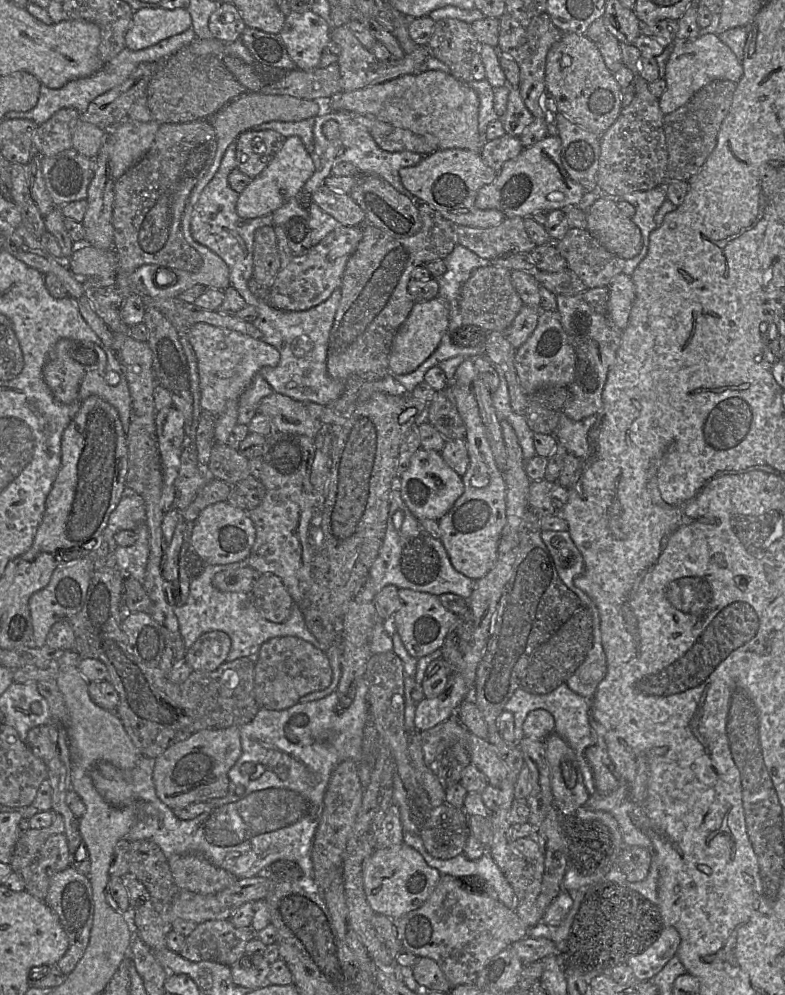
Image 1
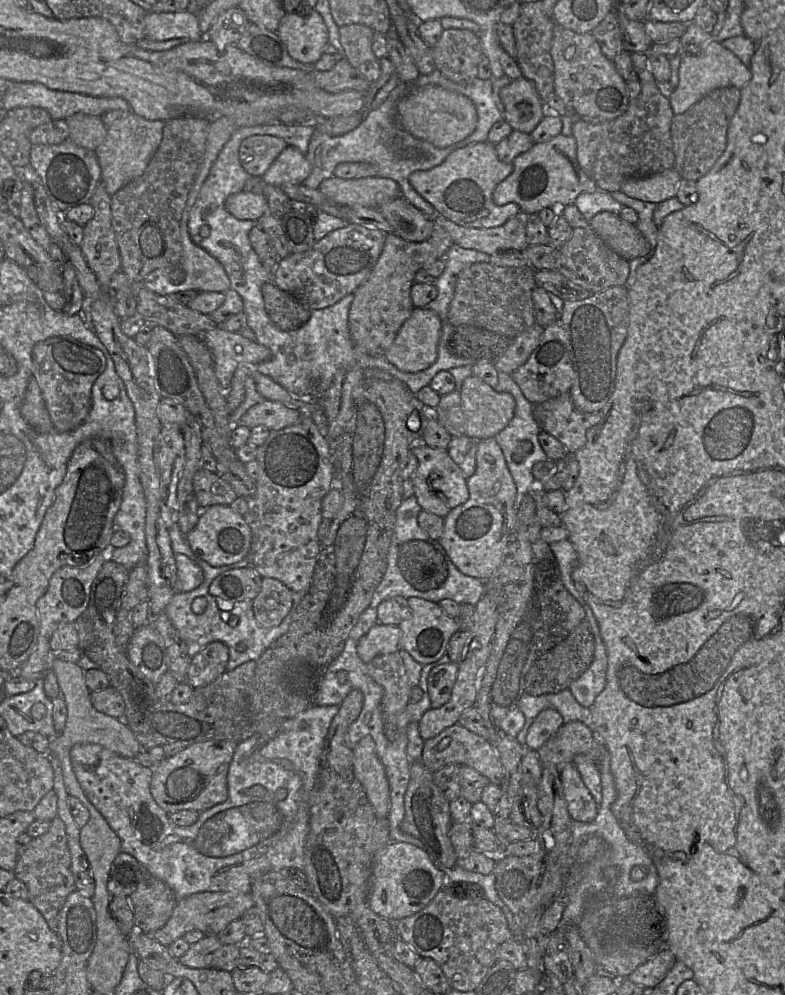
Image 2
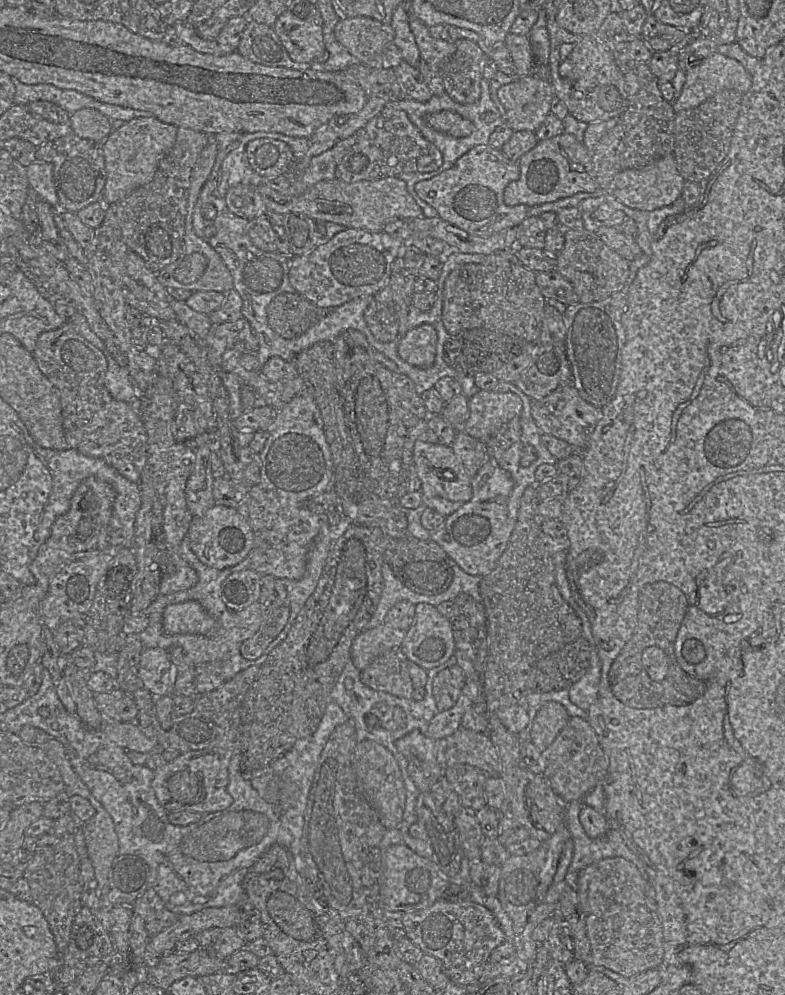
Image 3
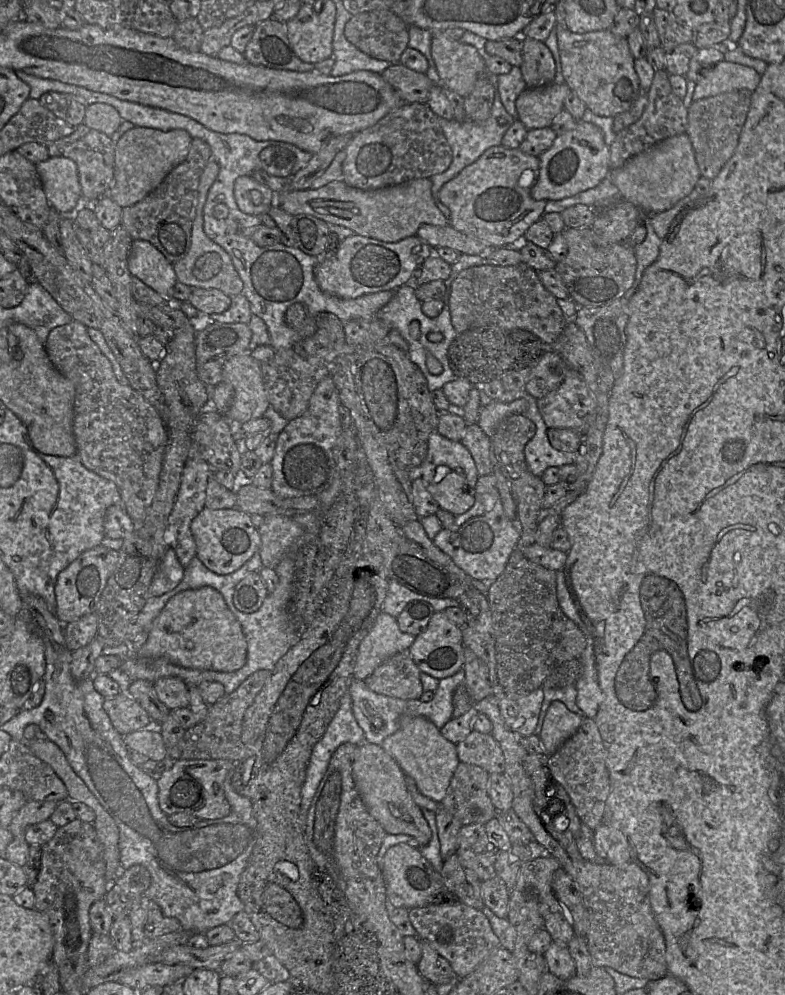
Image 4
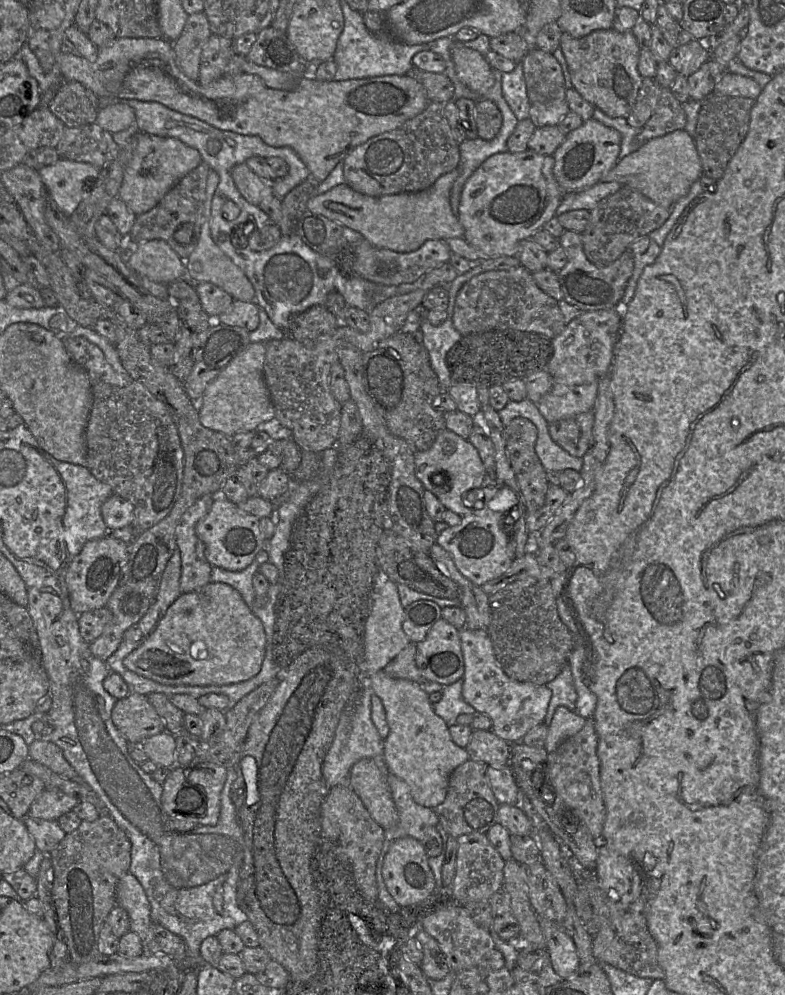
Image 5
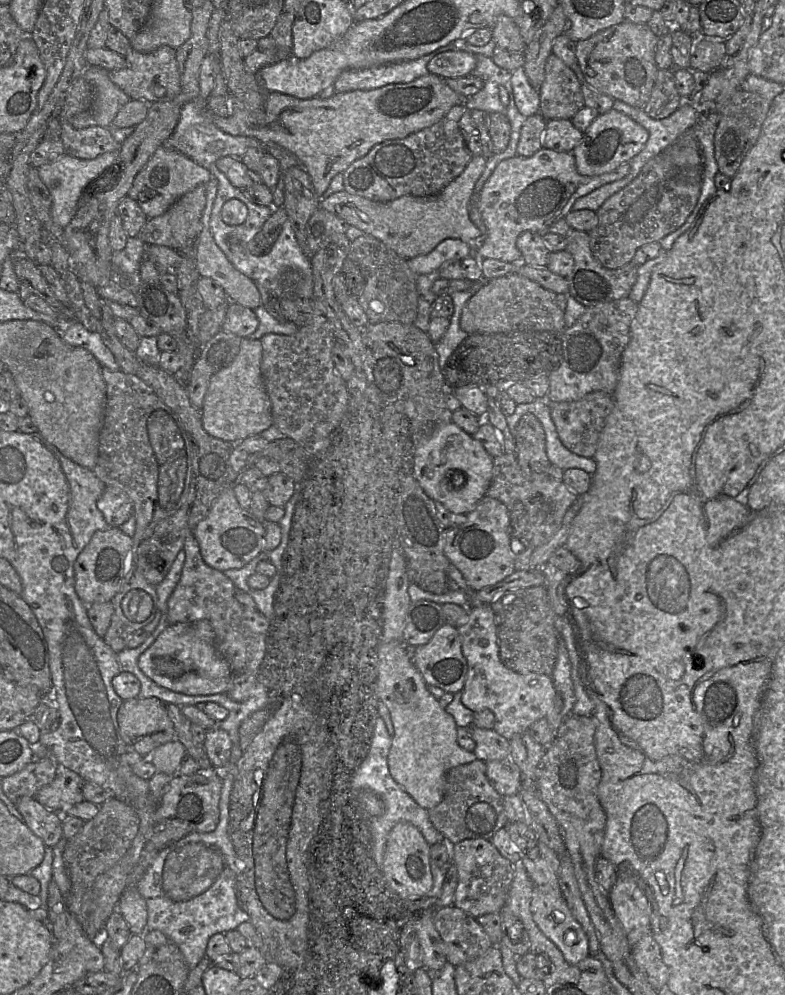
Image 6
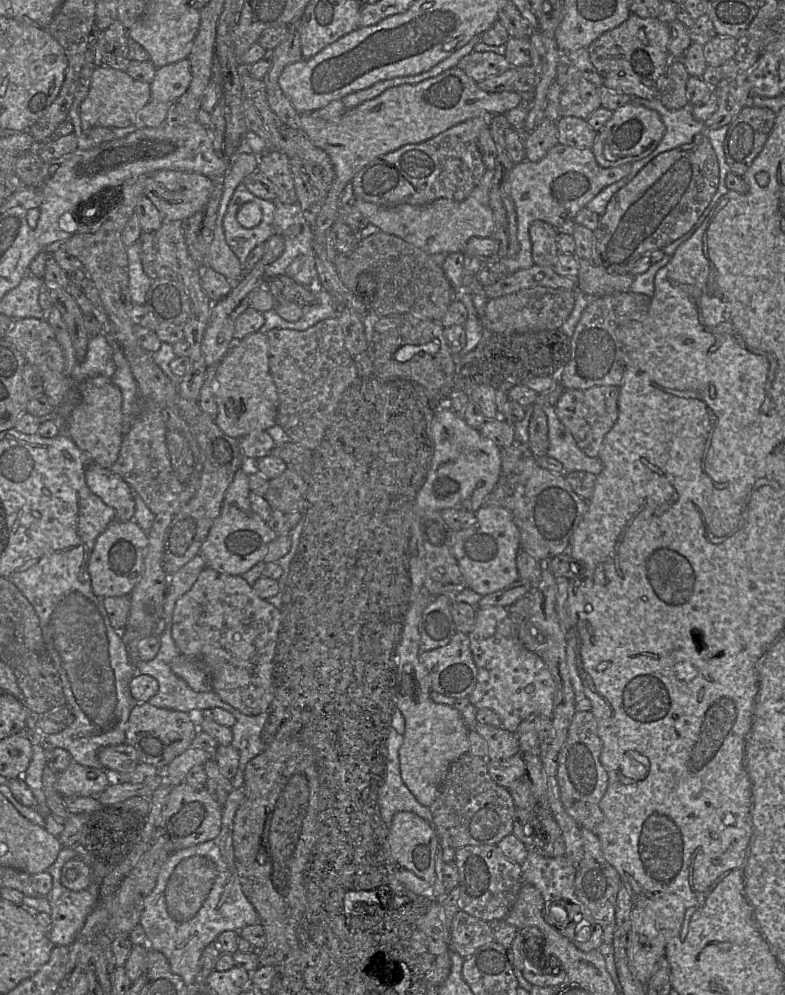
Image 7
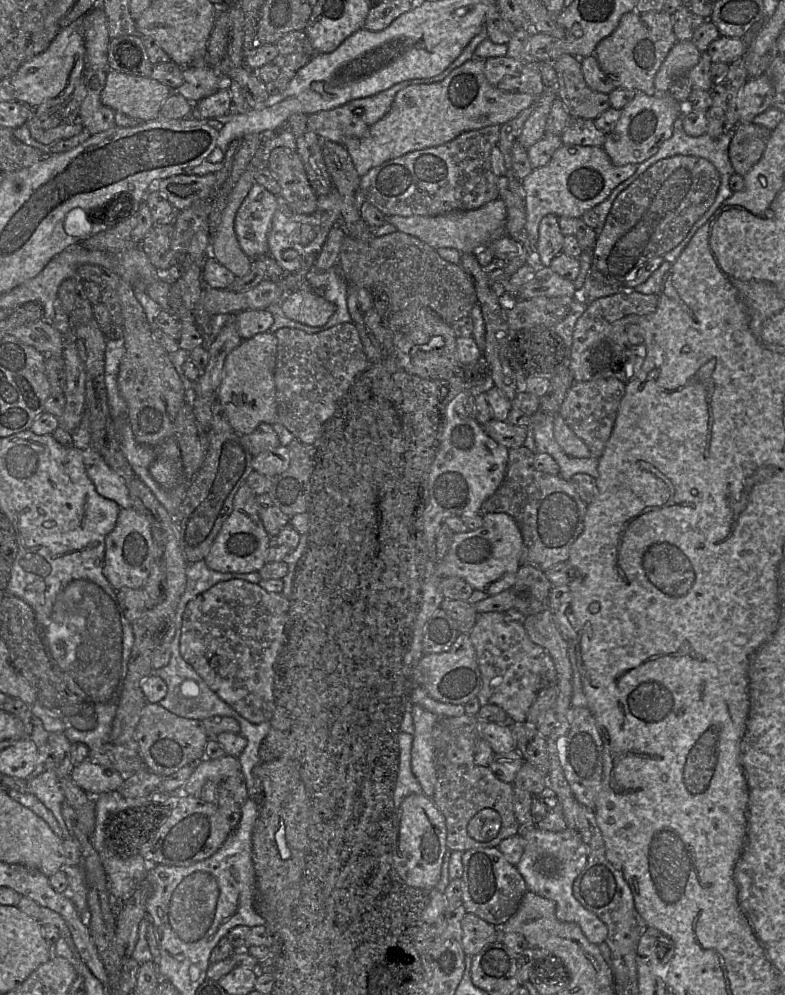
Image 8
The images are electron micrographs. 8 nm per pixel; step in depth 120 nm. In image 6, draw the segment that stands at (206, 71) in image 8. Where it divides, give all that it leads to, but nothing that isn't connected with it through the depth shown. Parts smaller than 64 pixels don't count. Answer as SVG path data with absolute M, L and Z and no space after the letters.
M161 46L151 53L132 50L125 59L127 64L124 68L108 72L110 80L131 99L147 103L167 102L181 93L181 75L174 48Z

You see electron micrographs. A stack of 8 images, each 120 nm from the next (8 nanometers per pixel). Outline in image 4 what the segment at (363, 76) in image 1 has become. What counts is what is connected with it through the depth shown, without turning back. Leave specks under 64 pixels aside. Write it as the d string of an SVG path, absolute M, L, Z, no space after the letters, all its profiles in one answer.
M390 10L362 12L345 24L346 39L372 58L398 63L408 47L408 25Z

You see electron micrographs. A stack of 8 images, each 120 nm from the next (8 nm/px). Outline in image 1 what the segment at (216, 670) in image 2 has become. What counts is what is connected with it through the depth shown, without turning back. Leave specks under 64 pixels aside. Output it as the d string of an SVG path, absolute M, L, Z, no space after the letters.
M221 631L201 635L192 647L186 650L185 661L192 671L210 672L226 662L231 648L229 636Z

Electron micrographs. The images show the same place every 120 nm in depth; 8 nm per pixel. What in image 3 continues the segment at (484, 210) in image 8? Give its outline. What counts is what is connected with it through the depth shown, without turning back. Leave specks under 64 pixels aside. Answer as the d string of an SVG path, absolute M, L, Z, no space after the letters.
M398 177L374 181L346 183L339 179L323 180L307 188L301 195L284 195L268 186L257 186L266 209L279 214L301 213L315 220L333 222L347 228L383 232L384 226L398 219L425 217L421 207L407 191L407 184Z

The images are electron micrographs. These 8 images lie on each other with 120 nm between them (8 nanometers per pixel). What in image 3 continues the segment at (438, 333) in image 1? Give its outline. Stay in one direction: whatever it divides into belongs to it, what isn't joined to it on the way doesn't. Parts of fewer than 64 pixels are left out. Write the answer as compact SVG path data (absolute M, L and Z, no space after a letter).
M430 324L419 325L407 331L398 340L397 351L410 365L428 368L435 360L437 332Z

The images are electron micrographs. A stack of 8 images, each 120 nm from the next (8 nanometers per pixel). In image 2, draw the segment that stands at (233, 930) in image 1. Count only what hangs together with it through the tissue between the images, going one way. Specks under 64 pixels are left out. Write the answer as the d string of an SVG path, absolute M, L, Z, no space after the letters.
M206 935L190 945L188 951L178 961L194 969L218 969L228 972L239 966L240 945L224 944L217 935Z

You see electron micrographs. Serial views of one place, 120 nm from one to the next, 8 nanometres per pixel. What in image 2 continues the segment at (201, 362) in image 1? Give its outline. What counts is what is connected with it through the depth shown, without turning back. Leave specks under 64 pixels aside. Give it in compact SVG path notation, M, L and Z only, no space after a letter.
M220 326L213 327L201 335L210 350L217 380L224 390L228 390L235 370L242 362L258 364L271 359L271 350L239 332L229 332Z

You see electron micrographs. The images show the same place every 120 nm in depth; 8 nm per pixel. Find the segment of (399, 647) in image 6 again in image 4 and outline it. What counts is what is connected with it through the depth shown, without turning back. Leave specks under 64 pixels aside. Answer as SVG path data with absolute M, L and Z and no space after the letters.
M403 716L397 731L386 737L381 745L397 761L404 773L415 780L423 795L436 802L443 800L460 761L456 744L444 738L437 726L424 717Z

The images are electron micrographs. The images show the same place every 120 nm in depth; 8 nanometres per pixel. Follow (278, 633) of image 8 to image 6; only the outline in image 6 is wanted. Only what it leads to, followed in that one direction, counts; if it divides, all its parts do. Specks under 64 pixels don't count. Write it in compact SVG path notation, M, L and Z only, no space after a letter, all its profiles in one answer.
M193 533L186 537L182 551L185 552L185 561L180 580L168 600L168 623L172 625L178 623L190 624L202 620L209 621L215 634L216 649L228 662L234 677L233 686L226 694L235 702L244 702L256 694L257 674L266 653L270 620L257 608L244 606L235 598L235 585L223 572L208 566L204 562L199 544Z

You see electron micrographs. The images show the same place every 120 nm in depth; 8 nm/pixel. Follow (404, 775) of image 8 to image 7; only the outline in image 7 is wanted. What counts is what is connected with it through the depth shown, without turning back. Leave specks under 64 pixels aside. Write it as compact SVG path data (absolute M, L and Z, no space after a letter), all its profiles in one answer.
M390 727L387 773L378 792L380 816L387 825L390 825L397 812L410 811L433 824L429 807L417 801L401 778L399 749L403 740L403 735Z

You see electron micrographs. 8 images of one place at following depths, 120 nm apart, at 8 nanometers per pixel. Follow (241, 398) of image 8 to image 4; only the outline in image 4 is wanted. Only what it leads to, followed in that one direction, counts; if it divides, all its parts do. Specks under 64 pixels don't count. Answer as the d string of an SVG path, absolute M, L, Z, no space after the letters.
M251 350L225 362L222 381L233 386L234 400L223 416L231 425L260 418L270 406L261 368L262 363L252 357Z

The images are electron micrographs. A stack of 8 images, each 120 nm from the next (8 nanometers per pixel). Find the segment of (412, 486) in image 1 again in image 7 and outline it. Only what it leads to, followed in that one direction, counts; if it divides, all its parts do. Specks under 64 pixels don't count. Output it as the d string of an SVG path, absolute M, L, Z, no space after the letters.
M450 408L436 410L432 420L434 453L425 481L415 501L417 510L452 508L476 513L495 488L501 474L501 449L469 426Z

